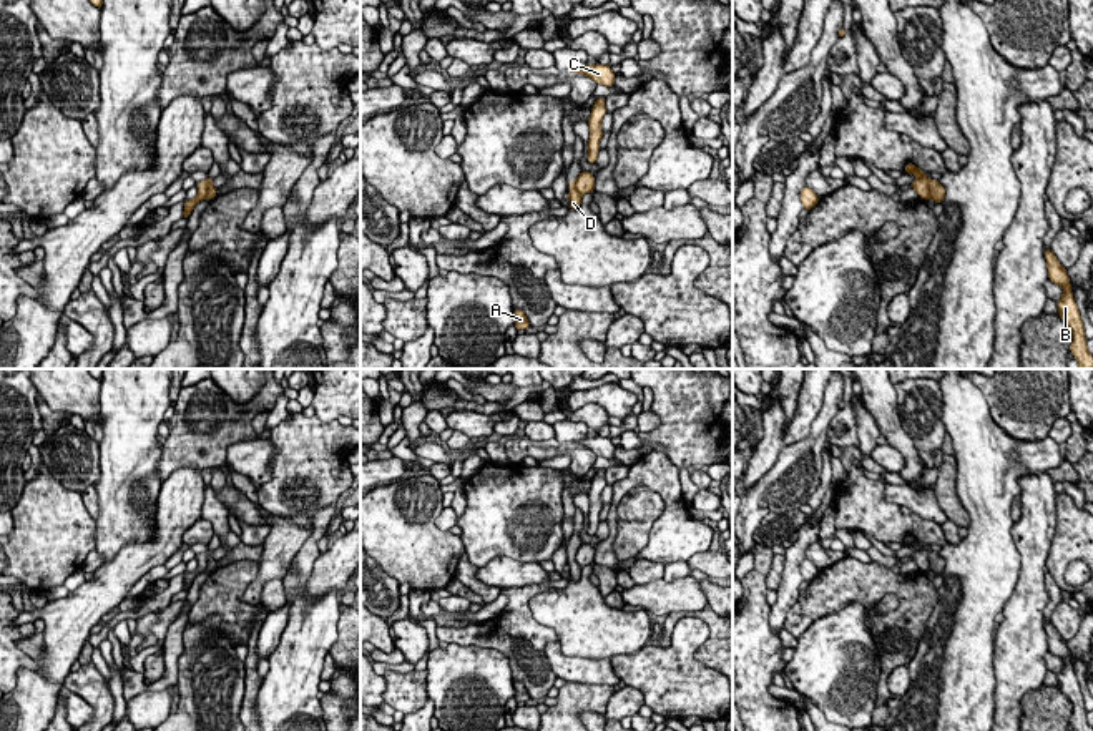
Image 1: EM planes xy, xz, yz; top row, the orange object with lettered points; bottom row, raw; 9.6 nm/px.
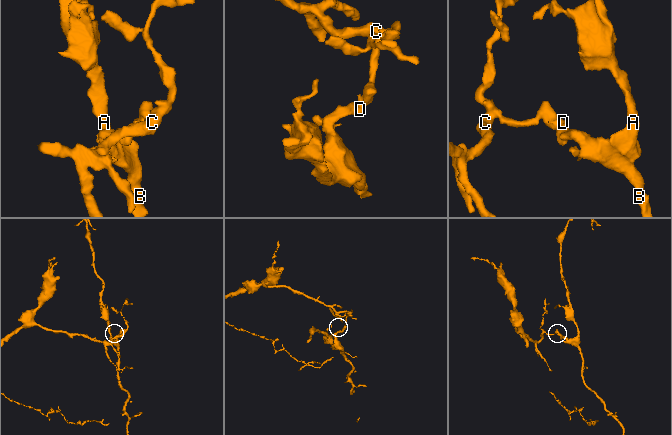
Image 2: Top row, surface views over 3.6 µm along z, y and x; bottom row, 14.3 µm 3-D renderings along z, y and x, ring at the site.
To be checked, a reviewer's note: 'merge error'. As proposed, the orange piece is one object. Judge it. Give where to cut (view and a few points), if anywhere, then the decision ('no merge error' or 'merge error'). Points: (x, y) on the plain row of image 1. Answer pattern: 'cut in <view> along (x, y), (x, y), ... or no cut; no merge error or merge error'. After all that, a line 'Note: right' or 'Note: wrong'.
cut in yz along (931, 552), (929, 569); merge error
Note: right

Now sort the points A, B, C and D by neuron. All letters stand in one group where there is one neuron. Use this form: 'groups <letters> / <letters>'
groups A B D / C

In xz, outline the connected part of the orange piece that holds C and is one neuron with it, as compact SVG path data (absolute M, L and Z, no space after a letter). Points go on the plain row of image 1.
M600 435L580 439L578 442L573 442L571 445L586 447L598 457L605 457L605 459L613 459L615 449L616 449L613 442L610 440L610 437L600 437Z

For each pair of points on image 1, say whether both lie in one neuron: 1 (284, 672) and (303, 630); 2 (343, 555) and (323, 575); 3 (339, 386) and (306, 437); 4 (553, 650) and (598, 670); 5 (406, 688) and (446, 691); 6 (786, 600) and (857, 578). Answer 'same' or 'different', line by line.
1: same
2: same
3: different
4: same
5: different
6: different

